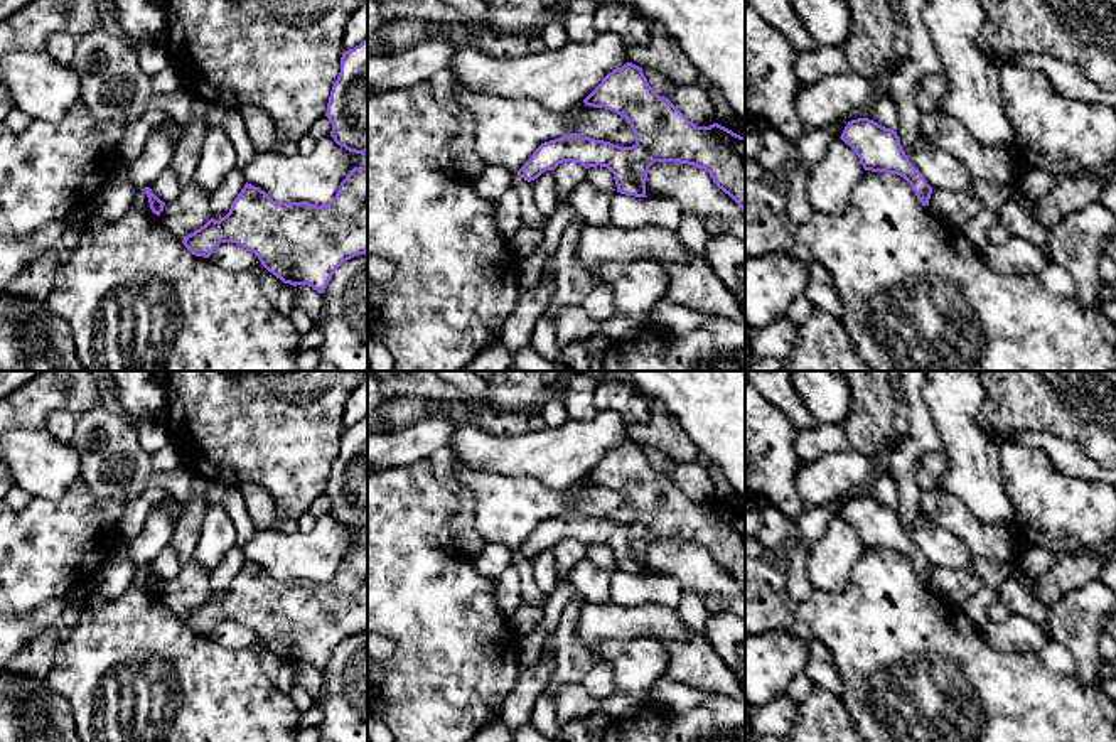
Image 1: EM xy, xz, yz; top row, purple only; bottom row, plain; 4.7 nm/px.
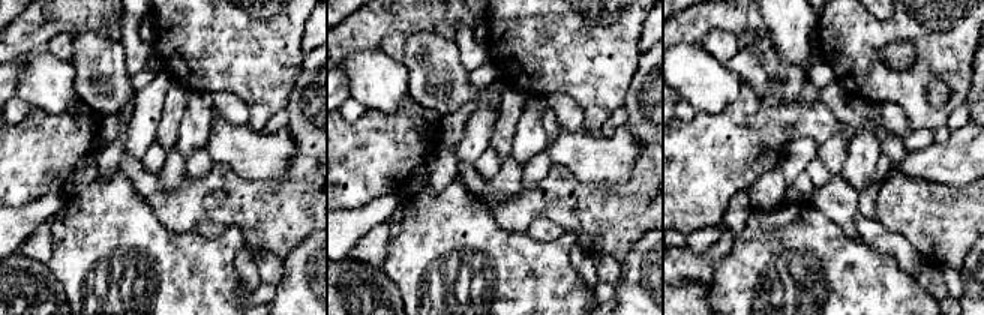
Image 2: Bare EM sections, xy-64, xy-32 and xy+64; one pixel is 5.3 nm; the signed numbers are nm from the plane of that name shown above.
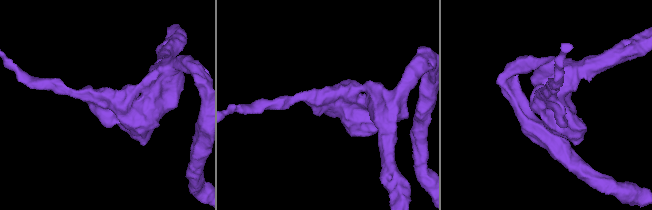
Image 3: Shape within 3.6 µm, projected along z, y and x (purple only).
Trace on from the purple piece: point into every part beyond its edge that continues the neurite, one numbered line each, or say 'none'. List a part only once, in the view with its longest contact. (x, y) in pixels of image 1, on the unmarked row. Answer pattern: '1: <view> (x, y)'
none

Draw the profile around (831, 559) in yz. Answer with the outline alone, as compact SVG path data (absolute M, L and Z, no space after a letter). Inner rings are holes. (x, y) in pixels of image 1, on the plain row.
M841 516L828 521L824 535L809 548L806 568L816 590L843 592L865 551L855 528Z

